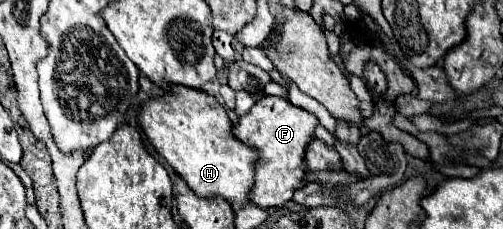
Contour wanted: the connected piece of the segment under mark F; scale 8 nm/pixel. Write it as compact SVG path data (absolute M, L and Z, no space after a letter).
M266 95L258 99L248 115L240 117L234 125L234 137L246 145L252 145L260 153L260 167L256 169L256 185L252 189L252 203L258 207L282 207L292 201L298 187L306 187L304 175L304 155L308 143L314 141L314 131L318 127L318 117L292 105L288 99Z

